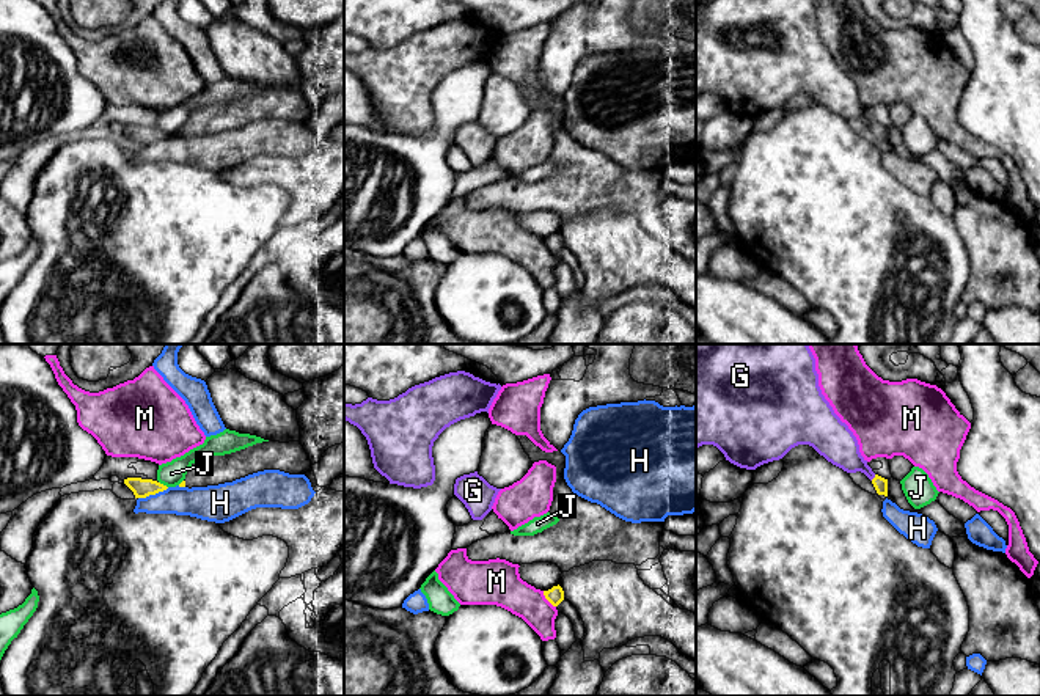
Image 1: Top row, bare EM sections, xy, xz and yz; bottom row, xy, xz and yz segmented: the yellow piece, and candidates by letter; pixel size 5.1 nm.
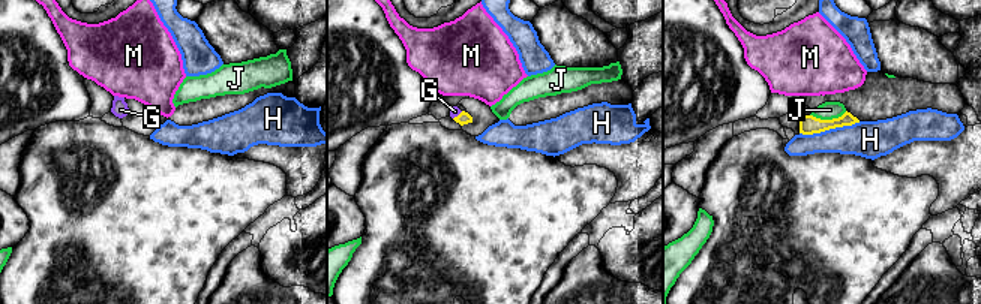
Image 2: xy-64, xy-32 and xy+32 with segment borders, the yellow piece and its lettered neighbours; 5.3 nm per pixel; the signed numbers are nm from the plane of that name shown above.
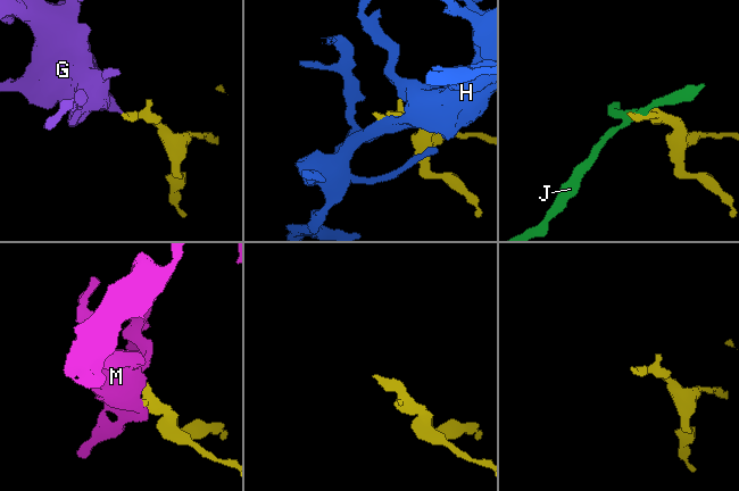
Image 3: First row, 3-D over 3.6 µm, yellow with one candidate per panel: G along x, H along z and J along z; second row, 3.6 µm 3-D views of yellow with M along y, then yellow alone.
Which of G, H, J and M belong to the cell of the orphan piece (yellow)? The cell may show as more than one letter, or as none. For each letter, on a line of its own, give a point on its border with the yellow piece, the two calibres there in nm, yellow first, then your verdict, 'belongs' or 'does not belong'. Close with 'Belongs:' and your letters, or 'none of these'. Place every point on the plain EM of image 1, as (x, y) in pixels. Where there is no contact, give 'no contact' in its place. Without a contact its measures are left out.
G: meets yellow in yz at (874, 126); 70 nm thick on the yellow side, 190 nm on the other; belongs
H: meets yellow in xy at (153, 142); 100 nm thick on the yellow side, 160 nm on the other; does not belong
J: meets yellow in xy at (162, 132); 100 nm thick on the yellow side, 130 nm on the other; does not belong
M: meets yellow in xz at (547, 247); 90 nm thick on the yellow side, 200 nm on the other; does not belong
Belongs: G

